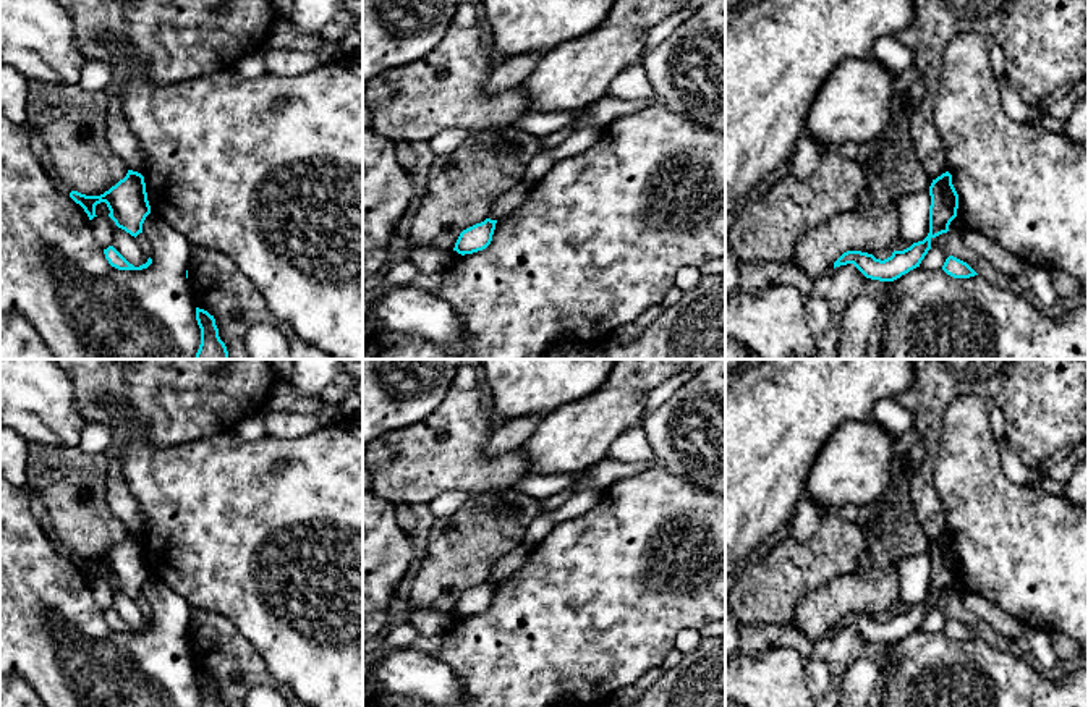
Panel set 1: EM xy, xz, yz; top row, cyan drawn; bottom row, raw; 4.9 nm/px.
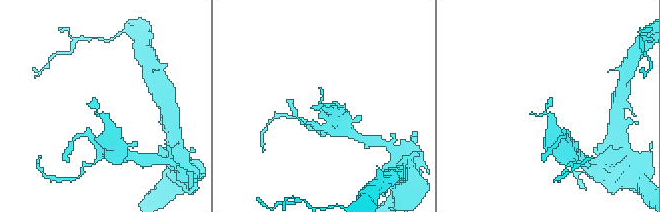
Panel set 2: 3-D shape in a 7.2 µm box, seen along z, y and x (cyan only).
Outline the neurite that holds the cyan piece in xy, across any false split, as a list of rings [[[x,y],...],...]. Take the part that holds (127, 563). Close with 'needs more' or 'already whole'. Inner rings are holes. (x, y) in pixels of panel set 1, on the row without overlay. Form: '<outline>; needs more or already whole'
[[[128,532],[123,542],[100,558],[71,553],[70,560],[84,571],[89,582],[97,579],[96,568],[105,565],[115,587],[134,600],[142,595],[142,586],[151,576],[144,539],[133,532]]]; already whole

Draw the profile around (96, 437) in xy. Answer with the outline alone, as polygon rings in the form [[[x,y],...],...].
[[[104,422],[84,425],[76,448],[84,453],[105,451],[113,442],[113,429]]]

